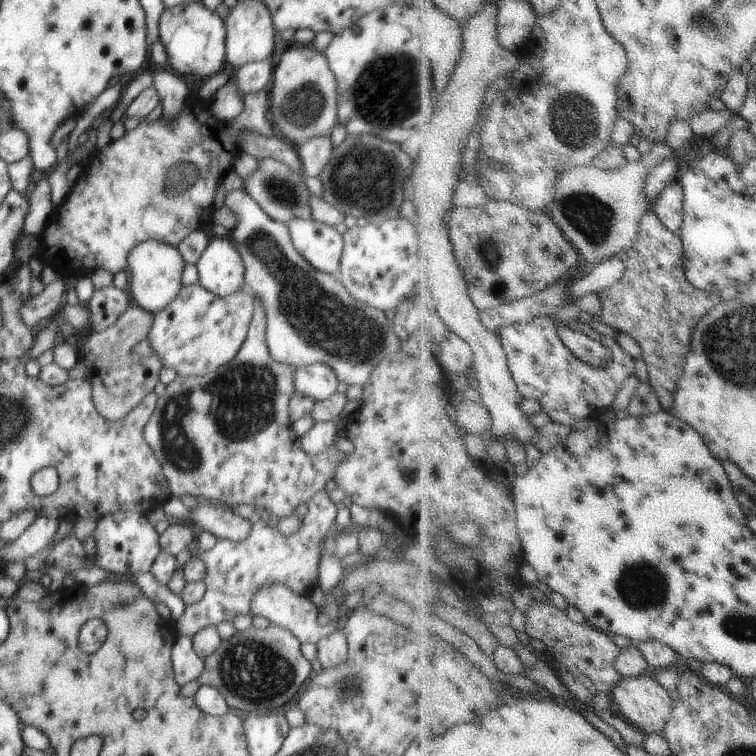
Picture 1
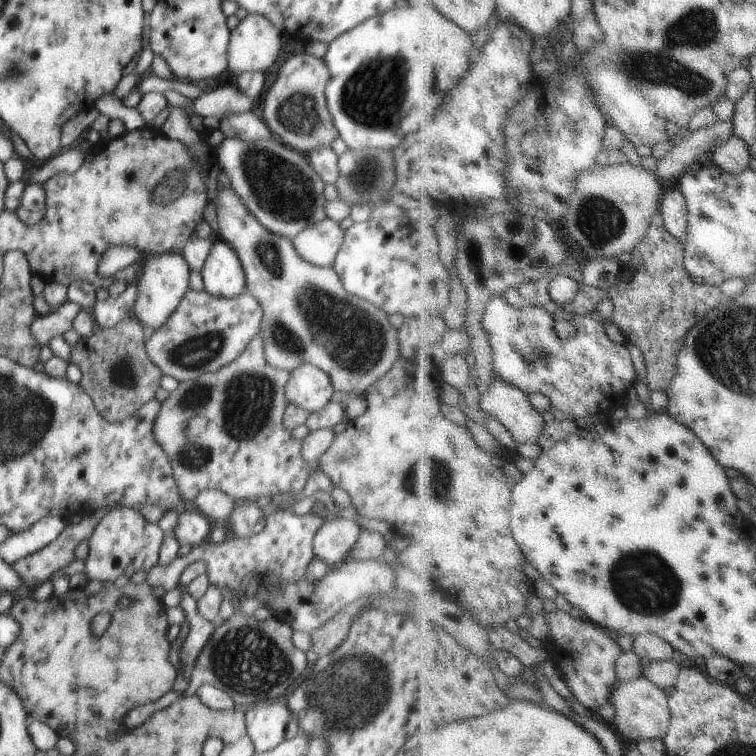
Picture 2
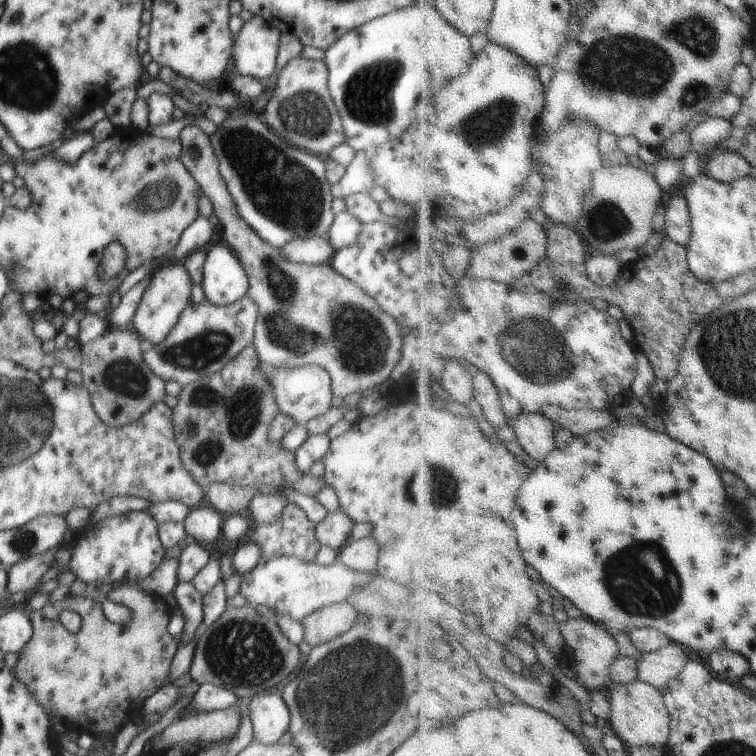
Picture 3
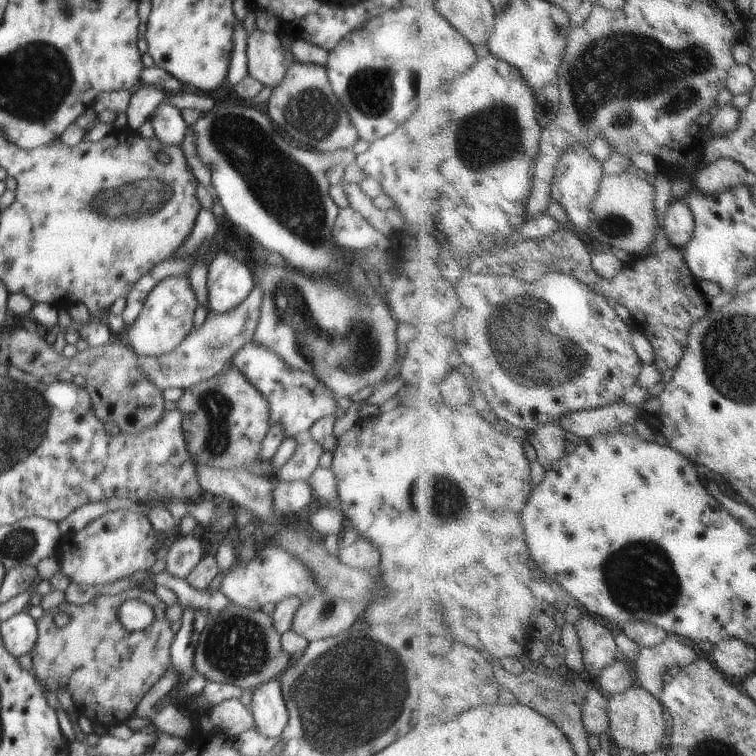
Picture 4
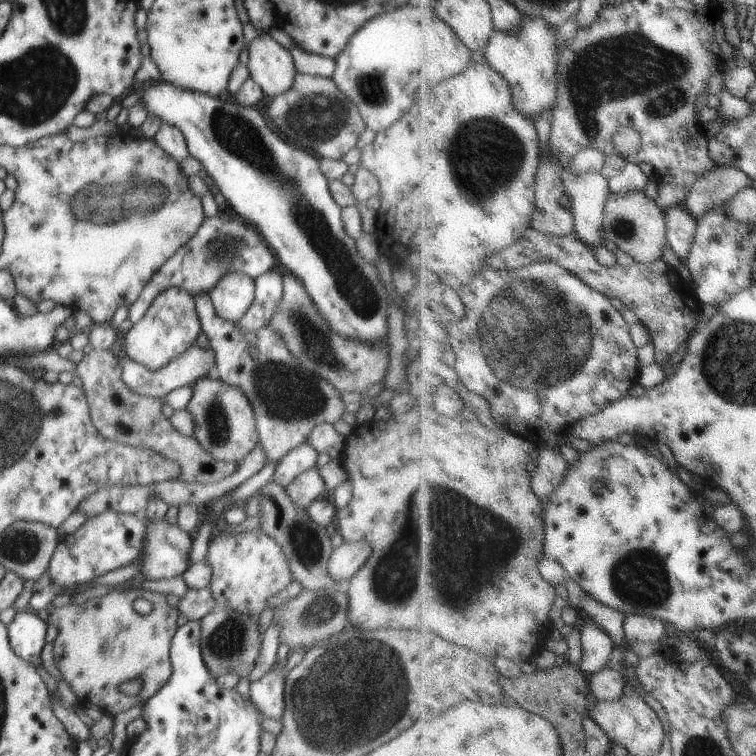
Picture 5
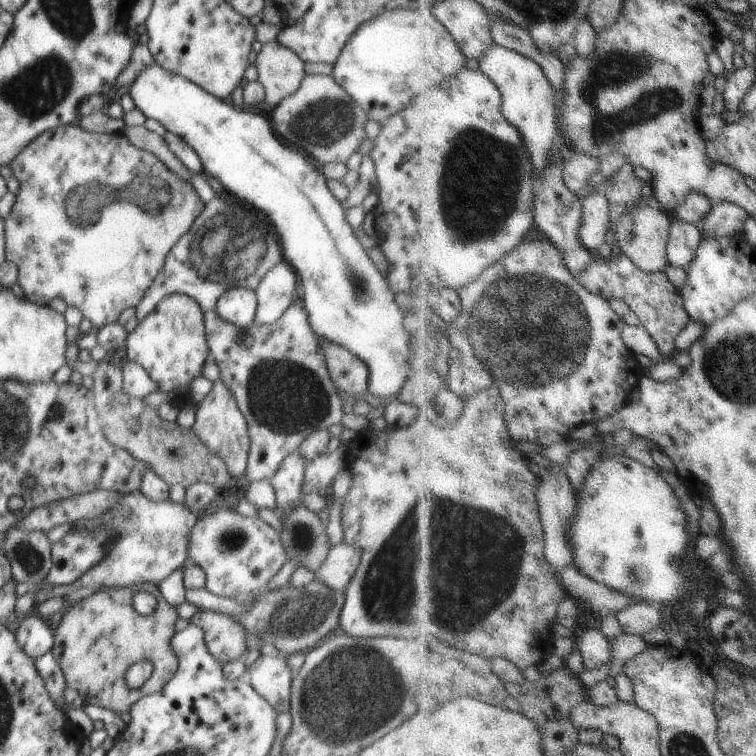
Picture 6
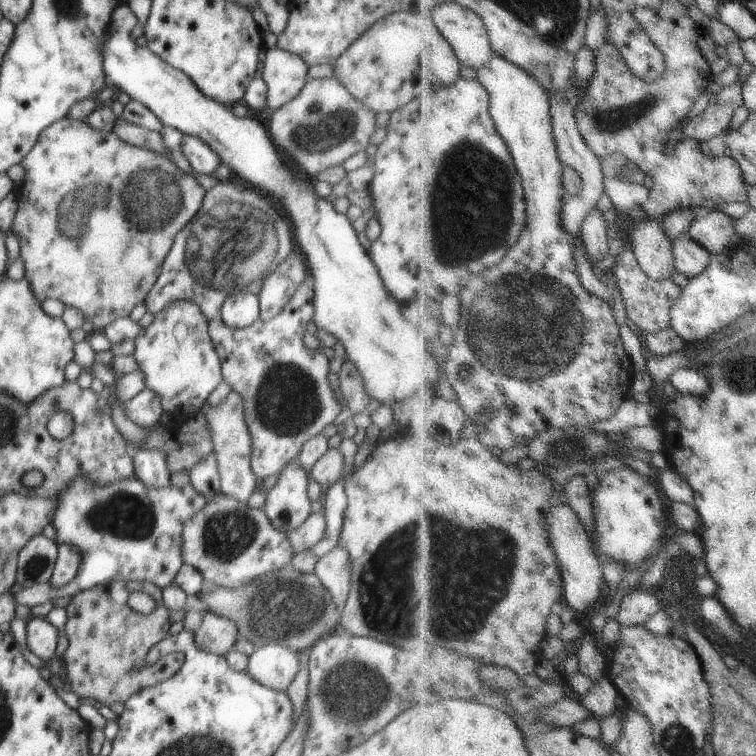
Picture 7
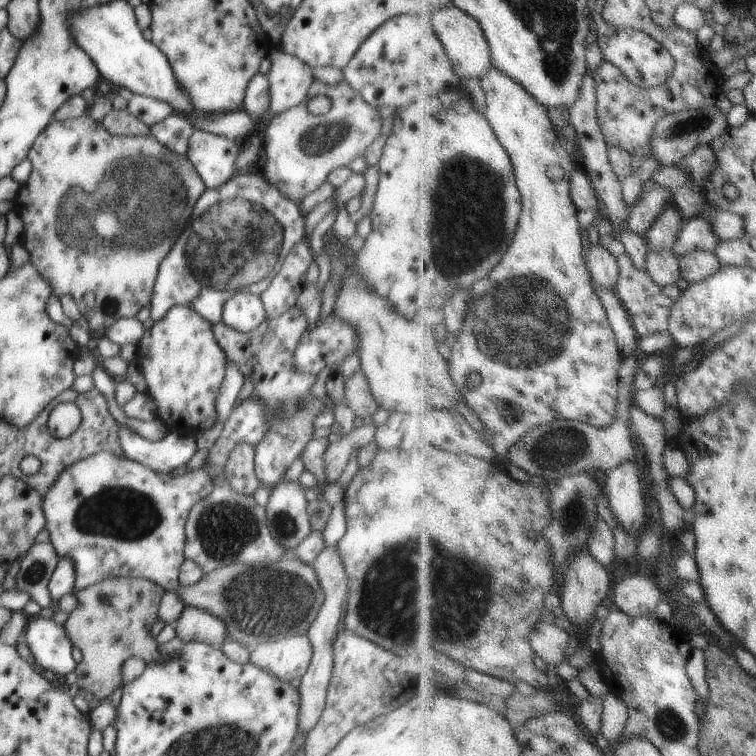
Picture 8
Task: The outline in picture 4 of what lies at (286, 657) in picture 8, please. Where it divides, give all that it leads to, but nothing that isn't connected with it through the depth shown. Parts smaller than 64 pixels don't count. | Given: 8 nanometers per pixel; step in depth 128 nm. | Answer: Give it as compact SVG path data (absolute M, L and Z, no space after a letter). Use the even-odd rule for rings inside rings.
M269 680L253 691L250 709L255 729L268 738L280 739L289 721L278 680Z

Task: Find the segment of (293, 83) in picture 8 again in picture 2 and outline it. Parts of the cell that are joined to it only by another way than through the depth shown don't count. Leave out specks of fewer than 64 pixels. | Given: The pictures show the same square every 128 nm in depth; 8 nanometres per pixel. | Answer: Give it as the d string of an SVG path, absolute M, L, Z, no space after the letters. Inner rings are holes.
M248 14L230 32L228 67L232 74L244 72L266 74L278 60L285 38L262 14Z

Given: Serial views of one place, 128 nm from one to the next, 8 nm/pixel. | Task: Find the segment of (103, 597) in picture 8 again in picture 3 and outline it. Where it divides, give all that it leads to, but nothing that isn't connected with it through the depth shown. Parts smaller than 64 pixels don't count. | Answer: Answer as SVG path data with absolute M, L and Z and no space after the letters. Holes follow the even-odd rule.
M135 583L120 588L112 587L107 596L112 602L128 606L132 610L130 622L110 622L104 614L103 604L94 602L86 595L70 594L59 603L46 603L41 609L29 609L27 615L32 624L32 638L18 652L17 665L12 668L12 674L26 684L28 692L42 706L48 718L62 720L67 730L75 734L100 736L118 733L130 721L130 715L140 712L144 701L170 681L170 664L179 648L177 637L168 633L167 626L173 610L164 597L150 594ZM64 610L79 614L81 627L78 632L71 633L60 623L60 613Z

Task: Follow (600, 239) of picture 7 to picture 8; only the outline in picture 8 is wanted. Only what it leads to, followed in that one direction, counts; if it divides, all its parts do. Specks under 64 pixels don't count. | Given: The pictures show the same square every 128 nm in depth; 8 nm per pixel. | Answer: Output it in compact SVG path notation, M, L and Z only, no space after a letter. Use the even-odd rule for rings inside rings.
M599 241L596 246L592 246L587 253L587 257L590 270L593 271L595 284L617 290L618 280L621 276L621 266L619 258L612 254L610 247L606 248Z

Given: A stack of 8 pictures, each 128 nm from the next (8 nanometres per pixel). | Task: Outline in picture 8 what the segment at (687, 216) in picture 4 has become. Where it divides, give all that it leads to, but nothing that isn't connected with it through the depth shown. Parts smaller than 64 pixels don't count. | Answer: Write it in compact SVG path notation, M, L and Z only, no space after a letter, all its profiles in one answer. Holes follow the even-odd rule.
M698 249L681 257L683 278L696 284L714 276L723 266L717 253Z

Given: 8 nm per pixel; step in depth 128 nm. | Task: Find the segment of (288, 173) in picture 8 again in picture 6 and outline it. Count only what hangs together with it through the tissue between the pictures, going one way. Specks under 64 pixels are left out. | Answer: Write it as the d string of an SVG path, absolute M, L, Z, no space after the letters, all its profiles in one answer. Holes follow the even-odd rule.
M306 74L298 91L274 108L272 126L283 143L290 147L304 147L306 156L320 168L327 162L346 164L367 138L369 119L331 75Z

